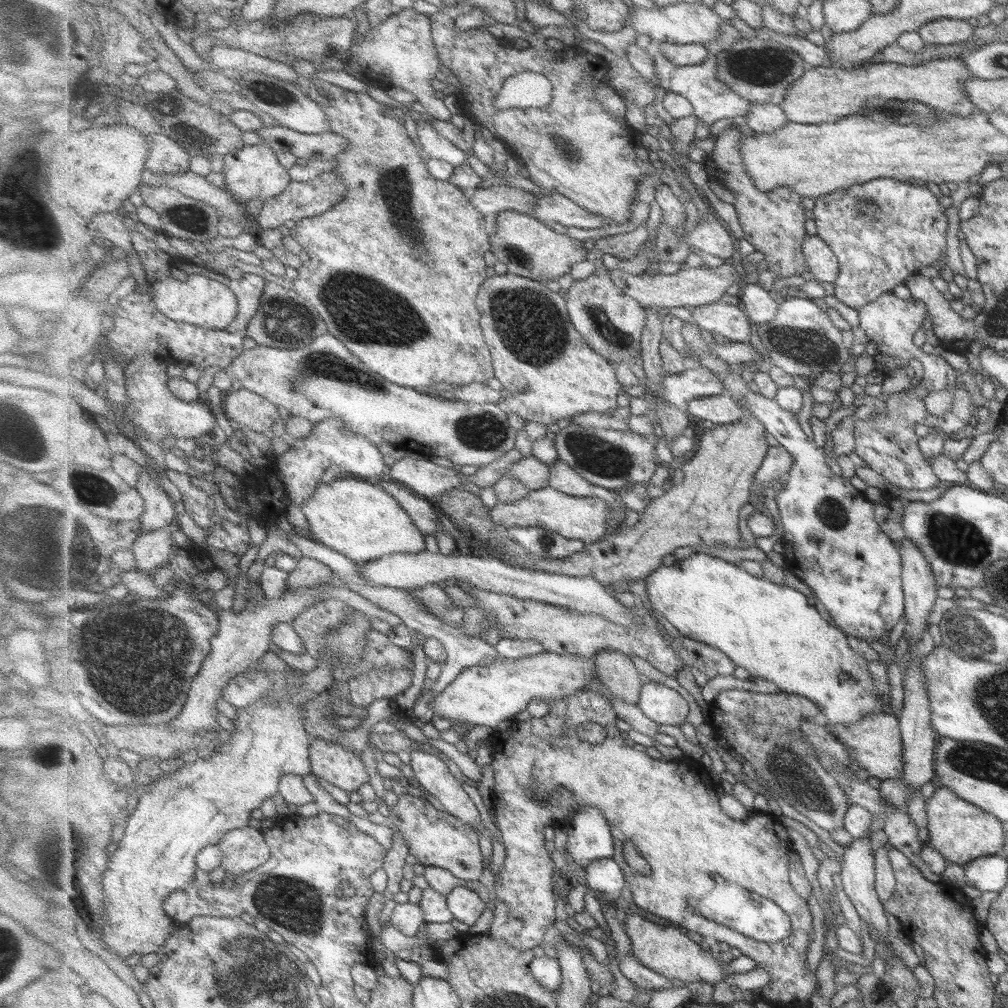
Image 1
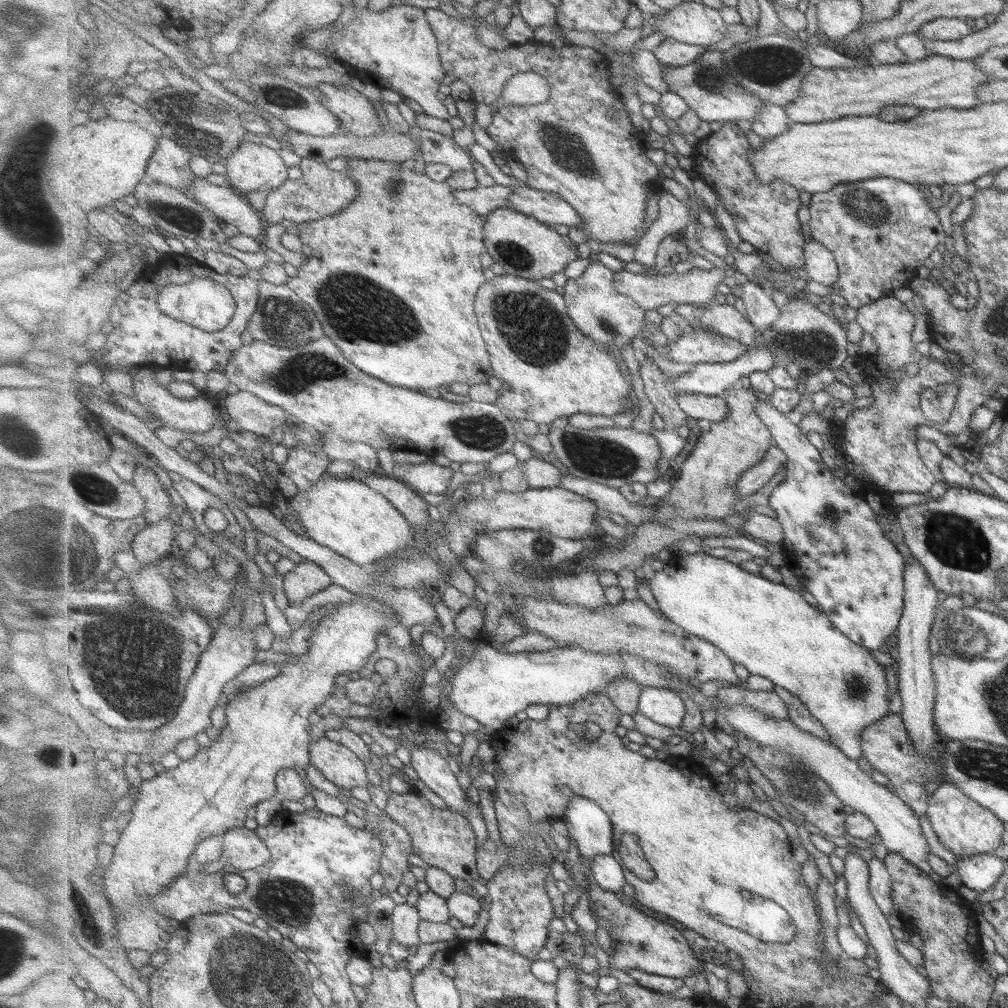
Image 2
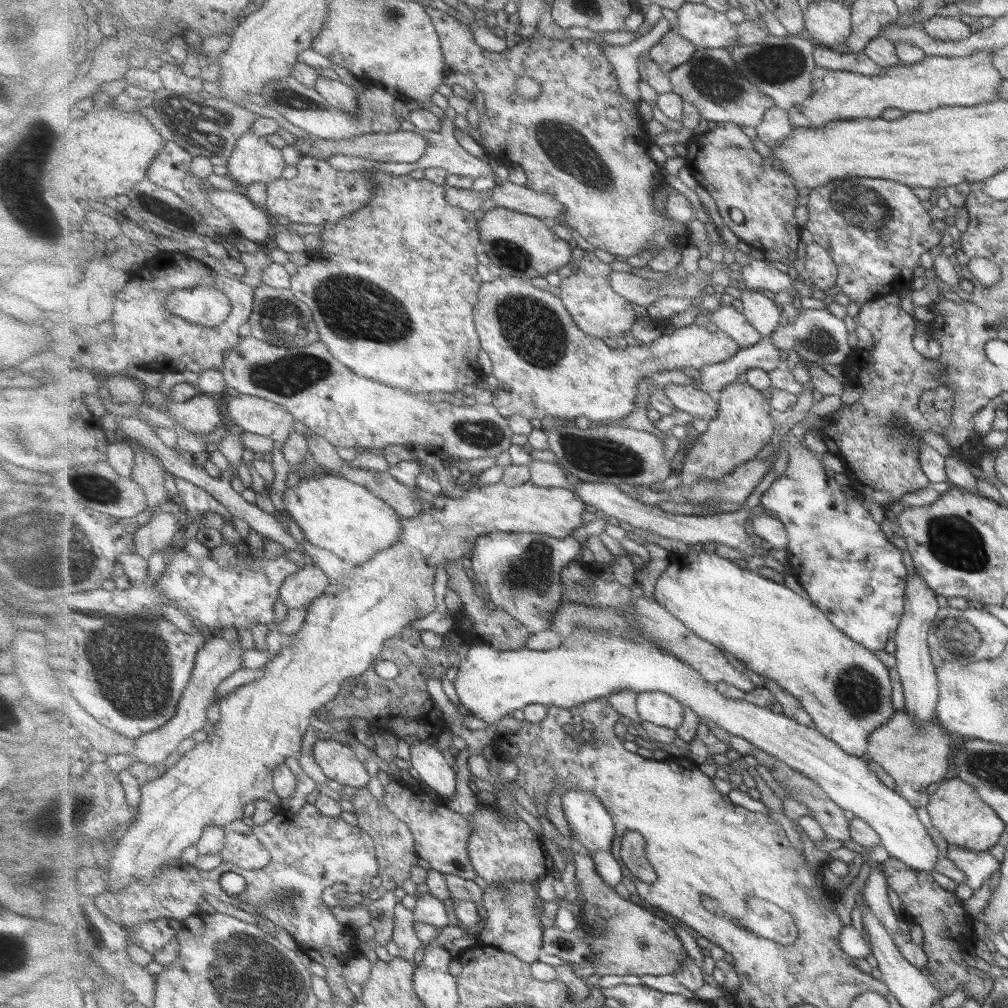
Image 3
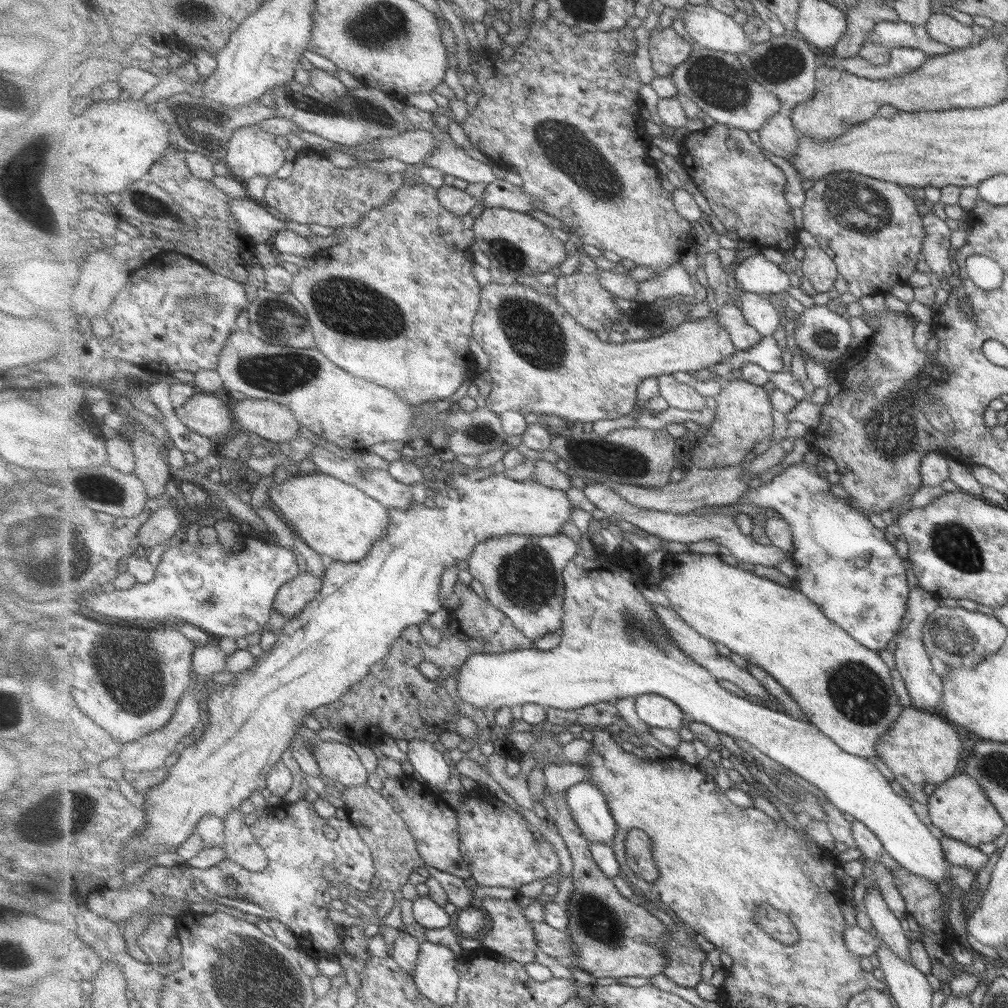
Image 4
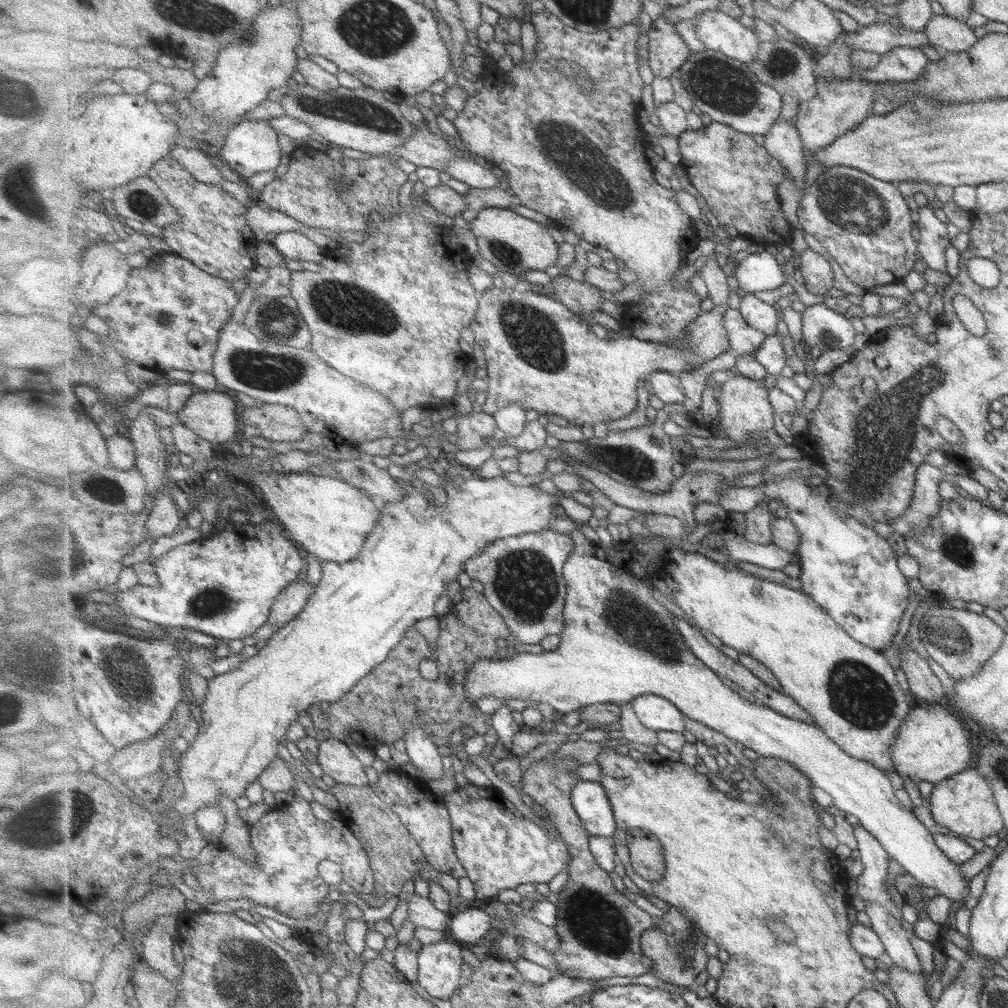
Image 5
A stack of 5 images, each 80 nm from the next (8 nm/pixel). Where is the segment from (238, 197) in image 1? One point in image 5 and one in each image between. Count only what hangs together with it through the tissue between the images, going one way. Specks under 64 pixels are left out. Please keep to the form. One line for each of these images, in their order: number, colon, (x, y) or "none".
2: (252, 167)
3: (254, 160)
4: (252, 152)
5: (252, 146)

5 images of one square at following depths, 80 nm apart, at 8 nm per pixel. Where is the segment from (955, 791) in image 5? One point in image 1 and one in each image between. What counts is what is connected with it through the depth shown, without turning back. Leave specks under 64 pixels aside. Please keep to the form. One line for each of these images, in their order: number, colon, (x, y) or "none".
1: (960, 831)
2: (965, 828)
3: (957, 813)
4: (959, 807)

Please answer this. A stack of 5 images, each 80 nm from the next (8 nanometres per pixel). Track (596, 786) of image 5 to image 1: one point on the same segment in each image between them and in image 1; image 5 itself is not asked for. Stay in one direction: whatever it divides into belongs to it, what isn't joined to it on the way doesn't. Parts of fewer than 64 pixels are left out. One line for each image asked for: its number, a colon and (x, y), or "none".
1: (589, 838)
2: (590, 827)
3: (590, 820)
4: (593, 815)

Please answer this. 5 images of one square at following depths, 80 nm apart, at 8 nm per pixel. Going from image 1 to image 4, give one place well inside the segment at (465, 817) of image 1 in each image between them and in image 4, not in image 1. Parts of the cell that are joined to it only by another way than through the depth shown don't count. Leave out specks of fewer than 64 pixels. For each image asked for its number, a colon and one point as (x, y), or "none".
2: (432, 769)
3: (433, 769)
4: (428, 762)

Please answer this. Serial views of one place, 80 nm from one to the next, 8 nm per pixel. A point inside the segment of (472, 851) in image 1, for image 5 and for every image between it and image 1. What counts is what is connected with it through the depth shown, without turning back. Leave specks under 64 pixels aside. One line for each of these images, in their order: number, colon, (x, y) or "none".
2: (444, 839)
3: (442, 836)
4: (435, 825)
5: (420, 807)

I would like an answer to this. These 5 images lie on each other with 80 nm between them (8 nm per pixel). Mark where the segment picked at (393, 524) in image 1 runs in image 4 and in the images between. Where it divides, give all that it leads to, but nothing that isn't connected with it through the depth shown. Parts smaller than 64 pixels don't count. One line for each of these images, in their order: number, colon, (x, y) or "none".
2: (347, 516)
3: (347, 519)
4: (338, 520)

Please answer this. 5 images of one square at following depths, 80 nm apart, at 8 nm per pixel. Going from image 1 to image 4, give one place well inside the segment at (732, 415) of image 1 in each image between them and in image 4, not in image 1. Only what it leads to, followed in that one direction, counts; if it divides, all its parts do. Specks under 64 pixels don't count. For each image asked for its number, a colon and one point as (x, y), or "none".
2: (712, 409)
3: (688, 398)
4: (678, 395)

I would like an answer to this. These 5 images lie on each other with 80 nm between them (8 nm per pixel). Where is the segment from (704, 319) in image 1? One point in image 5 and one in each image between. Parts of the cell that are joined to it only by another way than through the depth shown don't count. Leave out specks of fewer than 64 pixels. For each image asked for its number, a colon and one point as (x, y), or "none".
2: (727, 320)
3: (726, 319)
4: (744, 337)
5: (744, 340)

